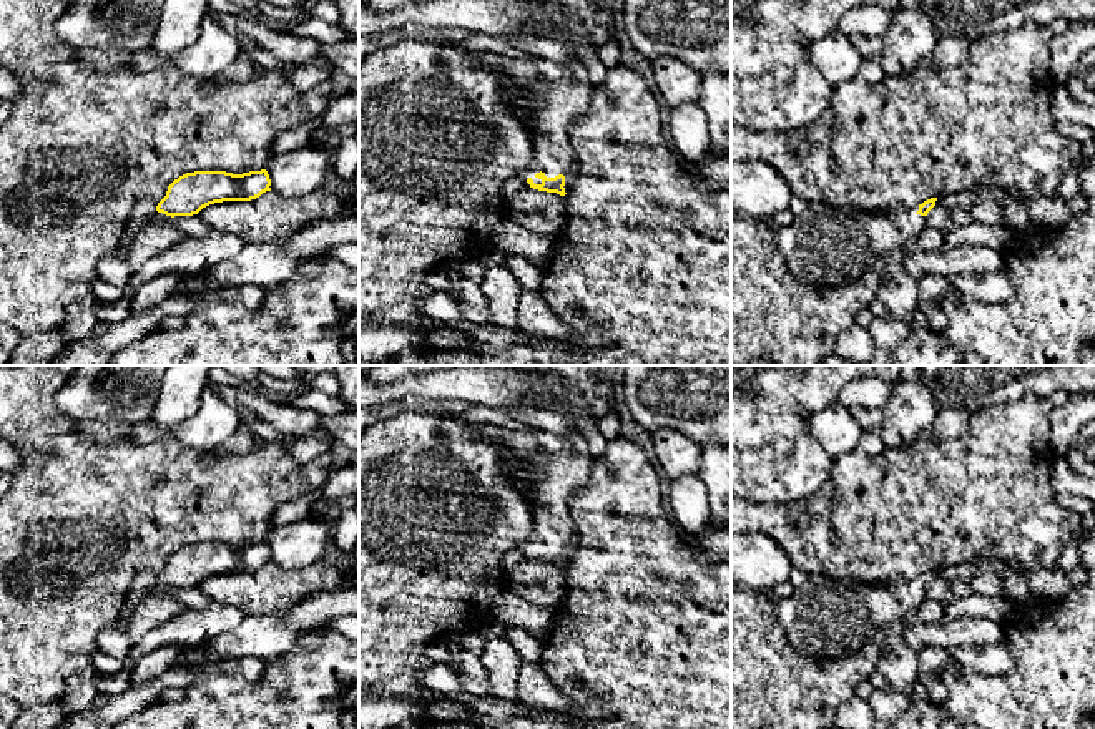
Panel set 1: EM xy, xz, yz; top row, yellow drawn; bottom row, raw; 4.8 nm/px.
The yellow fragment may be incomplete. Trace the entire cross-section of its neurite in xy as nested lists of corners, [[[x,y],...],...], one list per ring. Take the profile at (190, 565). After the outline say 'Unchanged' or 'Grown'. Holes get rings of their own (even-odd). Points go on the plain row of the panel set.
[[[266,541],[233,546],[226,543],[194,543],[174,551],[156,583],[166,588],[193,588],[223,573],[251,573],[271,563]]]. Unchanged

